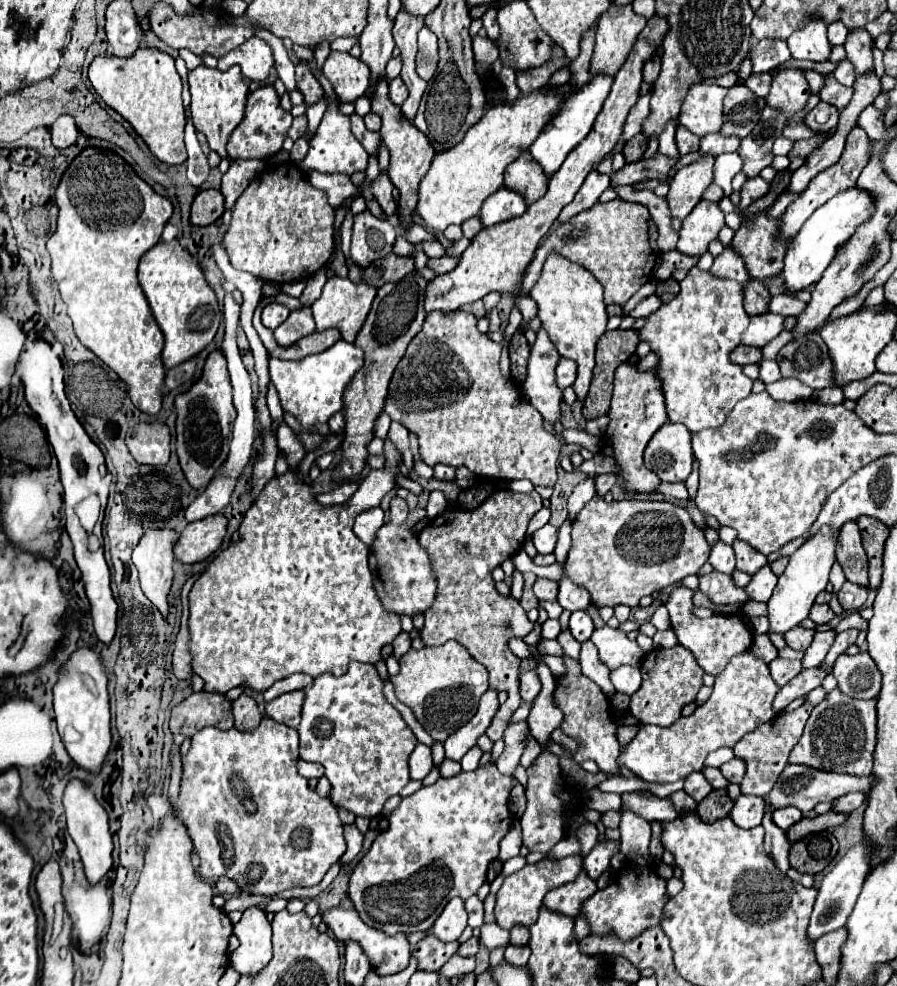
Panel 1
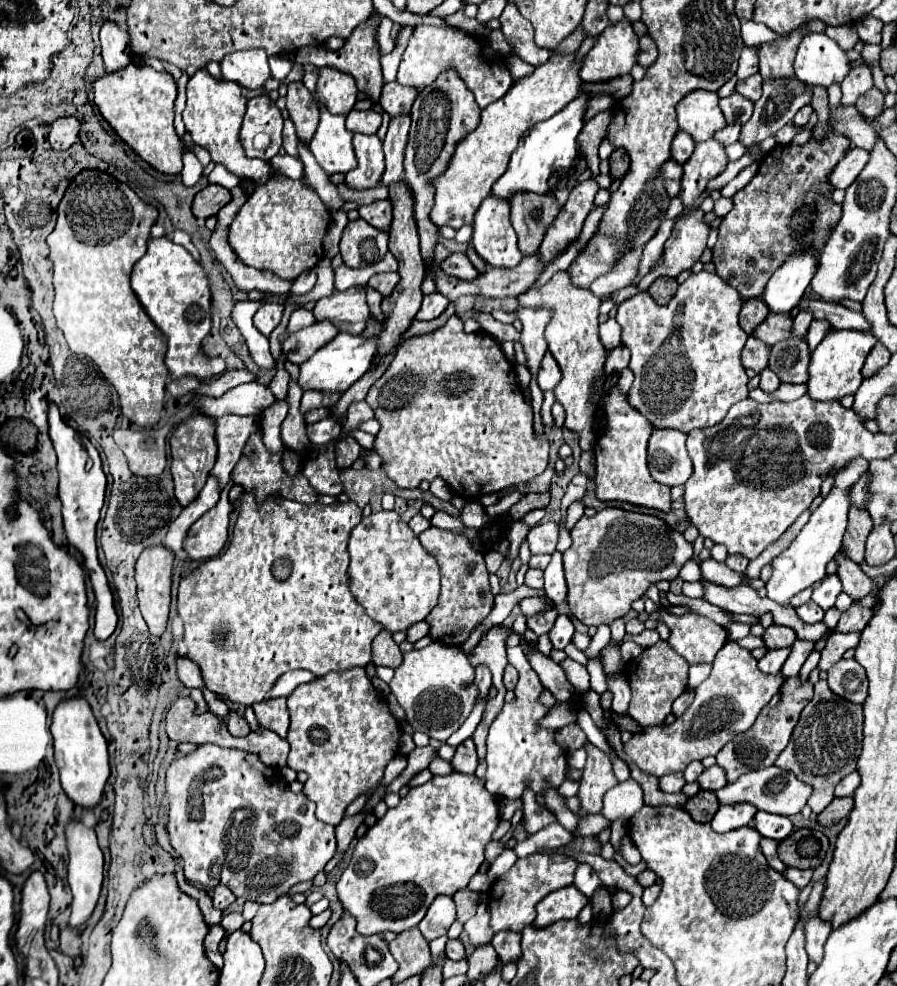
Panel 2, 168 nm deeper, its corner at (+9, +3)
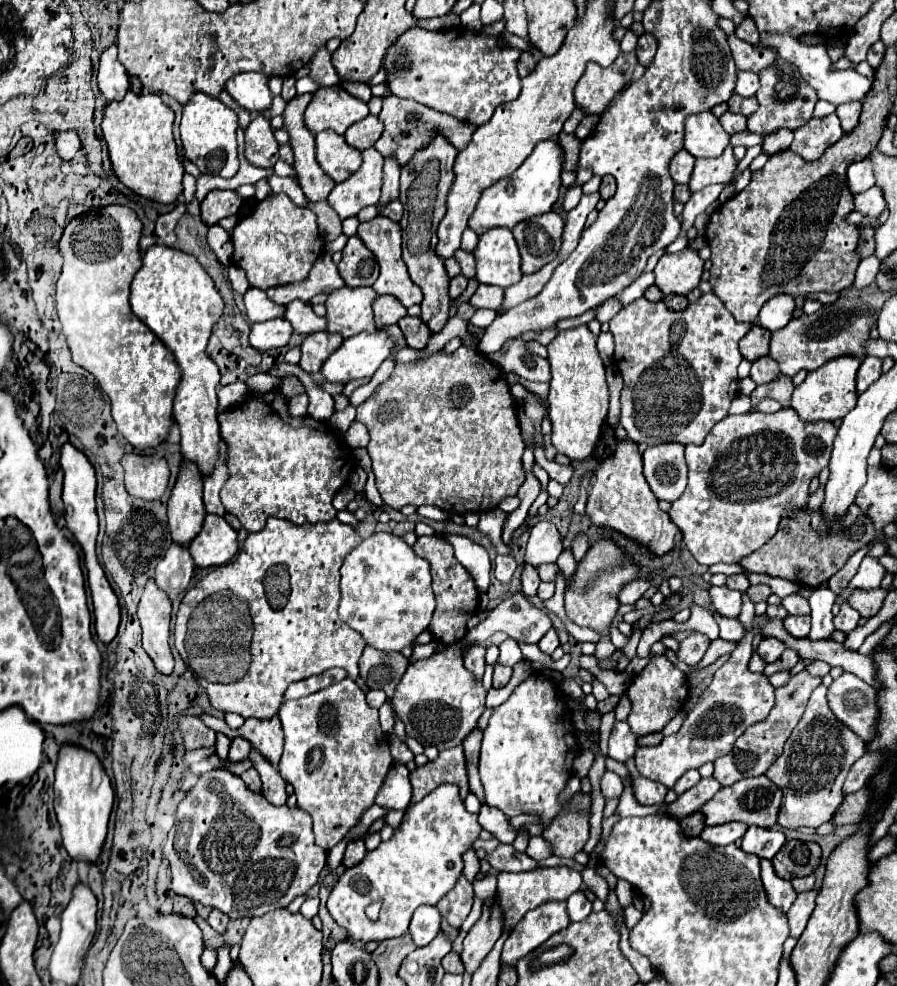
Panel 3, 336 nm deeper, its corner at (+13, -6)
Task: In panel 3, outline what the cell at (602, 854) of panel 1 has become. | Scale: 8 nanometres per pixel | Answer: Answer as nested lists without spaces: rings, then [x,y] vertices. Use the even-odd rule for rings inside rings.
[[[574,892],[570,898],[568,898],[568,914],[570,914],[570,920],[572,922],[580,922],[584,920],[588,914],[592,912],[592,902],[584,896],[584,892]]]

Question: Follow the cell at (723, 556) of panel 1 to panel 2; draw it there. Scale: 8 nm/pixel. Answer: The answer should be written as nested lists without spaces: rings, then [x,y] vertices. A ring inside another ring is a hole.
[[[712,557],[706,559],[706,561],[702,561],[700,569],[702,569],[702,575],[704,575],[706,581],[716,583],[716,585],[722,585],[722,587],[728,587],[728,589],[732,589],[732,587],[736,587],[736,585],[742,583],[742,575],[740,573],[732,571],[724,563],[714,561]]]

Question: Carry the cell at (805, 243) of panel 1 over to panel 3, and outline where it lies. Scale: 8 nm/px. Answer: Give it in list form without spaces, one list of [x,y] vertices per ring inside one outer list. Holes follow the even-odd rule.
[[[778,294],[762,306],[762,310],[758,314],[758,324],[770,332],[780,330],[790,322],[794,308],[796,308],[796,304],[790,294]]]

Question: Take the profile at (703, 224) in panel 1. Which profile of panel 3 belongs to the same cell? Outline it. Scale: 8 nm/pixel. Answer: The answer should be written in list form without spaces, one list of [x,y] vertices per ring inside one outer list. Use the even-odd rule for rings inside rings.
[[[684,248],[676,254],[664,254],[656,268],[656,286],[662,290],[662,294],[682,294],[686,296],[692,288],[698,286],[702,276],[704,260],[698,256],[696,250]]]

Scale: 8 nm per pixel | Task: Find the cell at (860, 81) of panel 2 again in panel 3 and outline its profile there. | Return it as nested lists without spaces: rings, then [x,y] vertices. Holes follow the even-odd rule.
[[[856,100],[856,102],[848,102],[848,104],[840,104],[836,108],[836,114],[842,122],[842,130],[844,132],[850,132],[856,124],[858,124],[858,116],[862,112],[862,102]]]

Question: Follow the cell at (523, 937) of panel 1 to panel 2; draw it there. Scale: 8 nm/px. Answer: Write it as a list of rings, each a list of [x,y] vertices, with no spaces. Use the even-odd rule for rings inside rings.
[[[500,931],[492,939],[492,947],[496,949],[502,963],[510,963],[510,961],[516,963],[522,955],[522,951],[520,951],[520,933]]]

